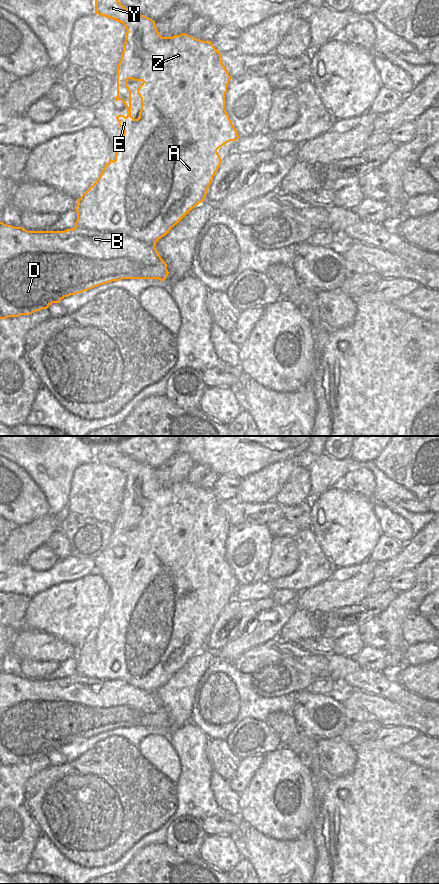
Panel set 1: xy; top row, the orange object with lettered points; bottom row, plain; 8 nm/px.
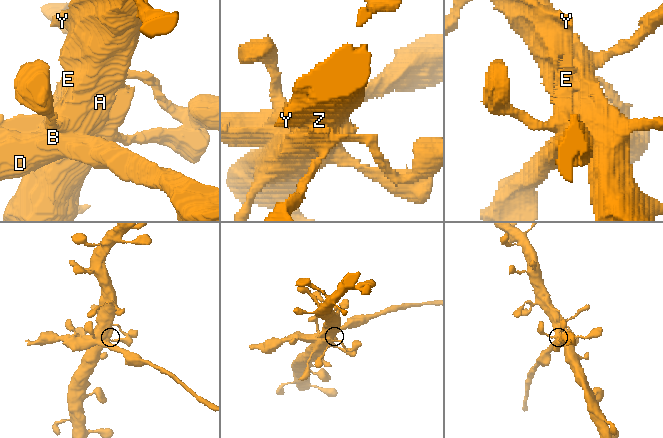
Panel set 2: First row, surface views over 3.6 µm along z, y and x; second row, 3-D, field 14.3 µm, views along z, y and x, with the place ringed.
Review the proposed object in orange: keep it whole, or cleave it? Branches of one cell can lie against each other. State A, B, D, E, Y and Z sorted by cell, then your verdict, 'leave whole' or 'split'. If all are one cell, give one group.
A E Y Z / B D | split

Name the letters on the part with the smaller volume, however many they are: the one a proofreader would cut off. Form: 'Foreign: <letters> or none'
Foreign: B, D

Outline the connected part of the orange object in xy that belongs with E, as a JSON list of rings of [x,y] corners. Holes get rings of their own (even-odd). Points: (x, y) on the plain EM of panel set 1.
[[[115,439],[103,440],[95,443],[95,461],[122,471],[127,478],[121,508],[116,519],[117,544],[115,546],[116,549],[121,548],[125,552],[127,564],[118,563],[116,565],[119,574],[124,580],[122,585],[115,588],[115,608],[113,609],[110,607],[109,610],[105,612],[99,626],[83,641],[80,647],[77,647],[77,654],[75,656],[77,660],[76,675],[106,679],[108,681],[120,679],[134,687],[138,687],[150,693],[155,693],[162,685],[169,681],[172,675],[177,673],[194,655],[205,647],[213,624],[217,620],[222,609],[217,598],[226,591],[237,589],[239,586],[237,578],[233,574],[225,558],[225,542],[231,524],[221,508],[221,501],[213,494],[211,489],[202,489],[186,481],[174,483],[172,485],[162,485],[155,474],[154,468],[124,455],[117,447]],[[128,527],[143,530],[137,538],[137,542],[141,546],[141,558],[138,567],[134,567],[131,564],[131,538],[127,534]]]

